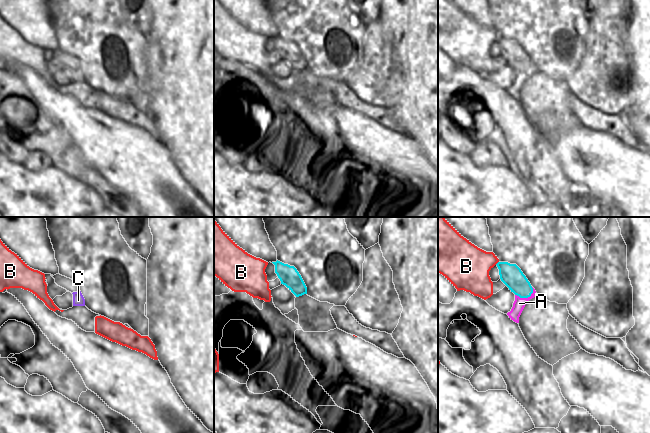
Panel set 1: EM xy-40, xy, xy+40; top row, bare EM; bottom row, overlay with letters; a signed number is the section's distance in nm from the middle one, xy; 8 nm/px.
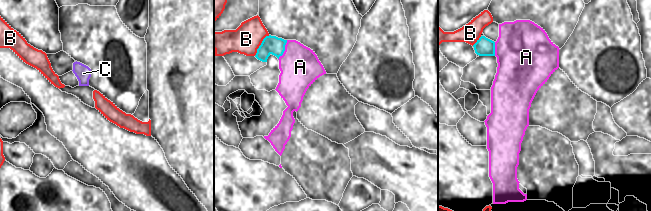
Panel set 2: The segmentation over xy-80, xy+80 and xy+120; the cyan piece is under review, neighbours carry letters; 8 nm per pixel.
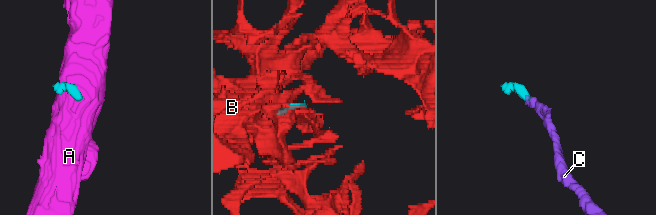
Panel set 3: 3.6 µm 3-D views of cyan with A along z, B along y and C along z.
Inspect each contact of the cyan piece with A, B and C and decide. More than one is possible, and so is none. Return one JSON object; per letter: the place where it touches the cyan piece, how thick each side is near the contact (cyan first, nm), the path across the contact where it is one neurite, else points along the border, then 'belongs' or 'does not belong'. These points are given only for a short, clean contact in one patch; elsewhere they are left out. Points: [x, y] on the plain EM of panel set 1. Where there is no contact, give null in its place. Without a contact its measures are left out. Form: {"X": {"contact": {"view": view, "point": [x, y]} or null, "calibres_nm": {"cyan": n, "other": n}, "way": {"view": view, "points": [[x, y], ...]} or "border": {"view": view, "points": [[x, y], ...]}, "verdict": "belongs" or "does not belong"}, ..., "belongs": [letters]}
{"A": {"contact": {"view": "xy+40", "point": [526, 73]}, "calibres_nm": {"cyan": 180, "other": 90}, "border": {"view": "xy+40", "points": [[533, 64], [533, 67], [527, 73], [519, 73], [515, 70]]}, "verdict": "does not belong"}, "B": {"contact": {"view": "xy+40", "point": [497, 39]}, "calibres_nm": {"cyan": 180, "other": 360}, "border": {"view": "xy+40", "points": [[498, 37], [495, 40]]}, "verdict": "does not belong"}, "C": {"contact": null, "verdict": "belongs"}, "belongs": ["C"]}

